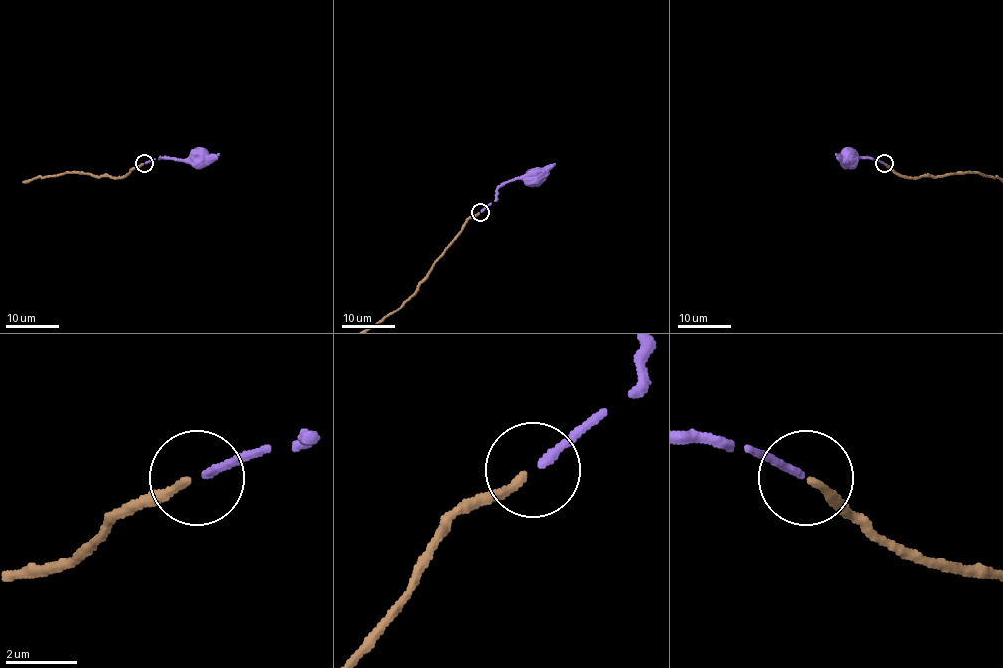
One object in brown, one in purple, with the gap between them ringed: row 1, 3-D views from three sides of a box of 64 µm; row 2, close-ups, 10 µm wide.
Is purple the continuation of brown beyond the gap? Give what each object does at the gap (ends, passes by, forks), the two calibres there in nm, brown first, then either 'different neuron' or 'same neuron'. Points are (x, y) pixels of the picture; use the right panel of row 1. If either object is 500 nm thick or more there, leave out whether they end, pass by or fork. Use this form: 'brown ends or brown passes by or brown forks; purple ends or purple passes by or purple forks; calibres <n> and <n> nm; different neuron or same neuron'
brown ends; purple ends; calibres 220 and 220 nm; same neuron

